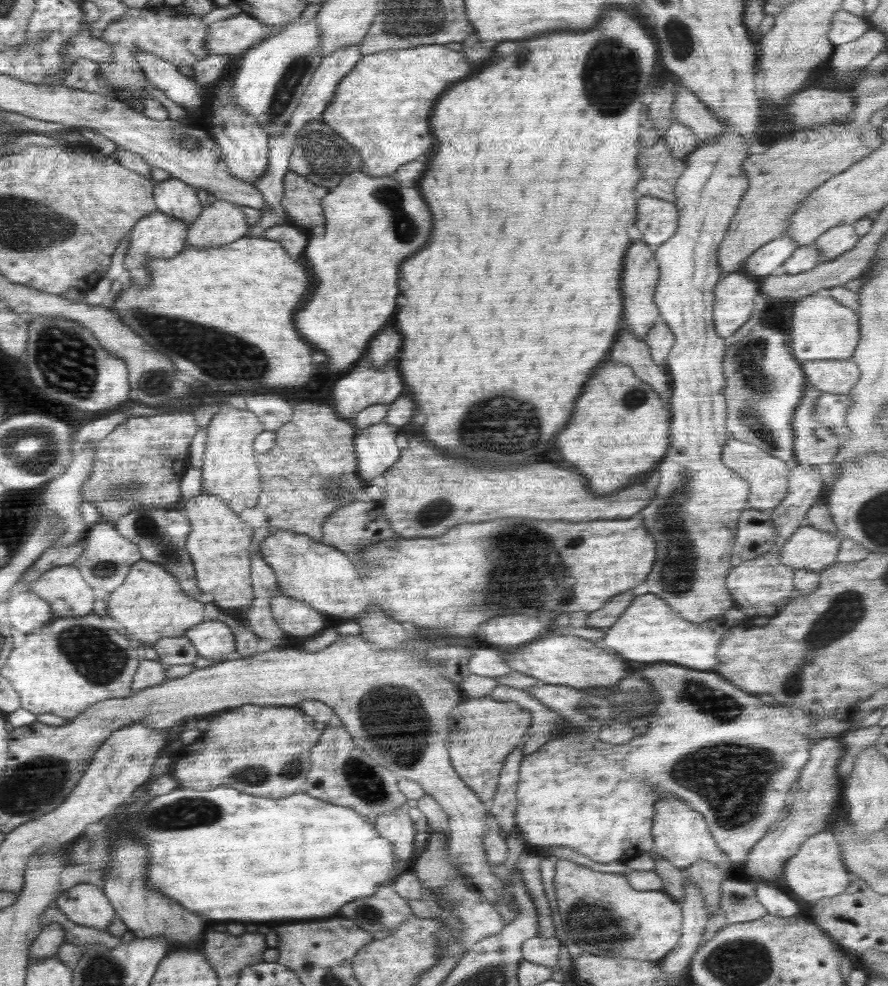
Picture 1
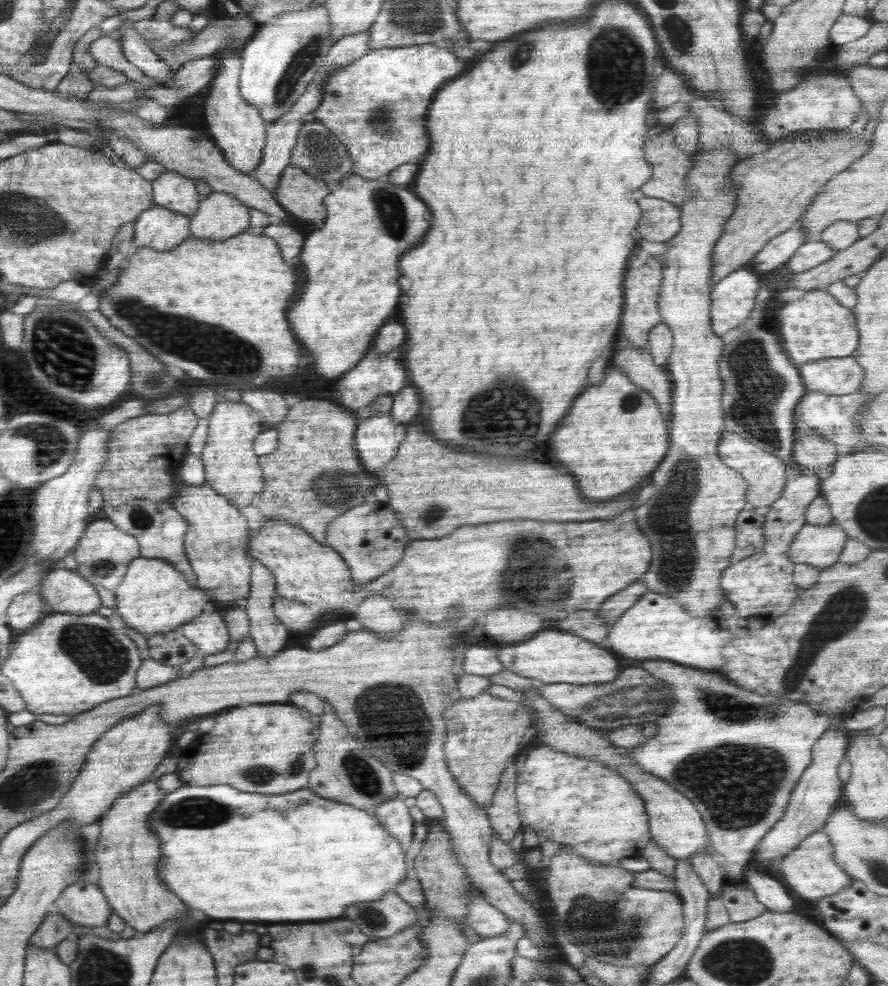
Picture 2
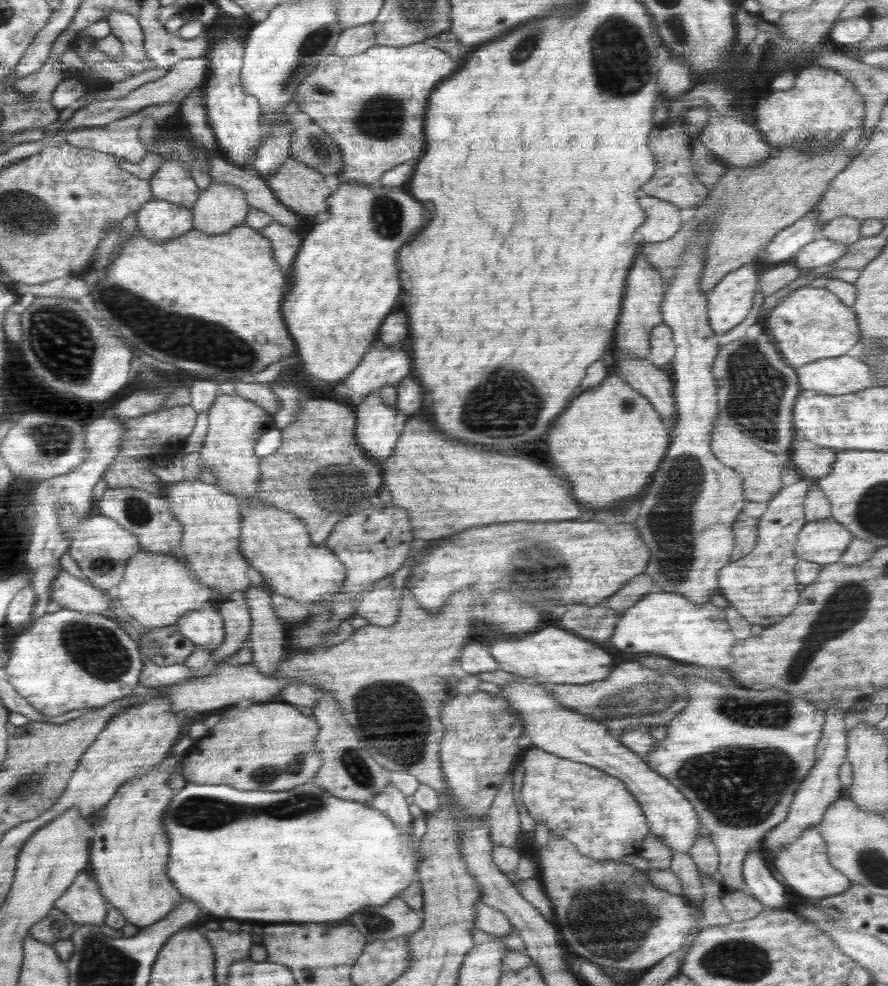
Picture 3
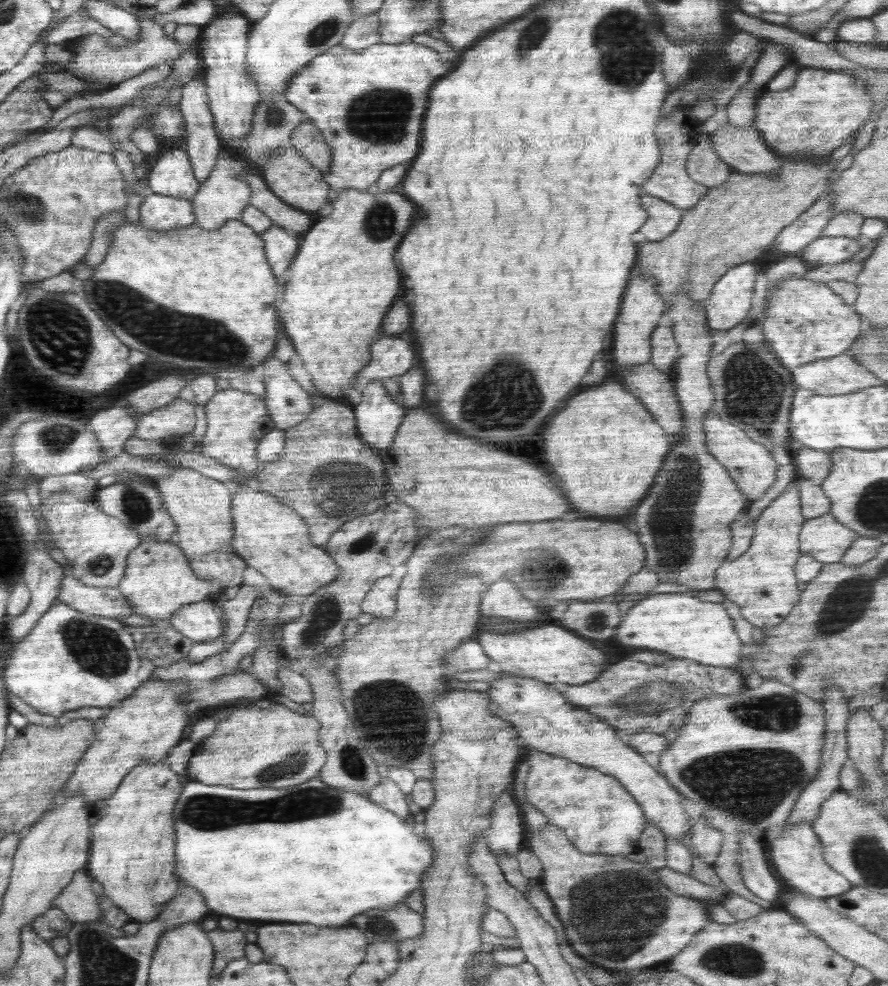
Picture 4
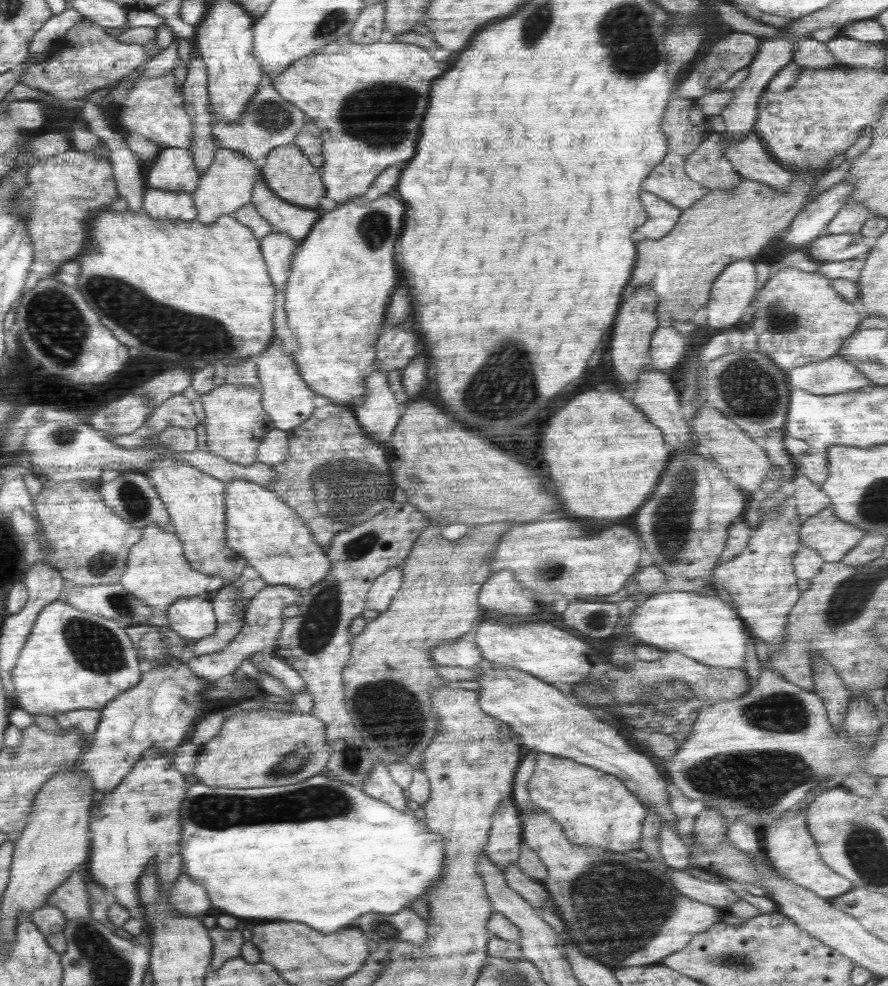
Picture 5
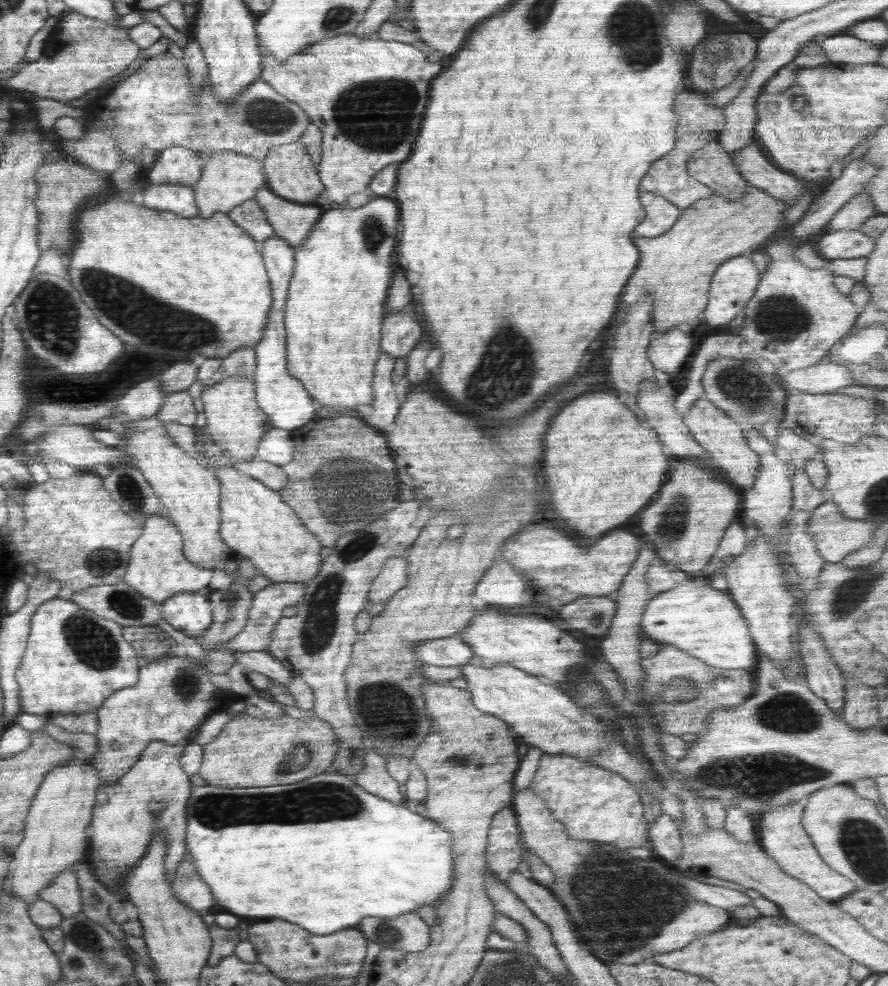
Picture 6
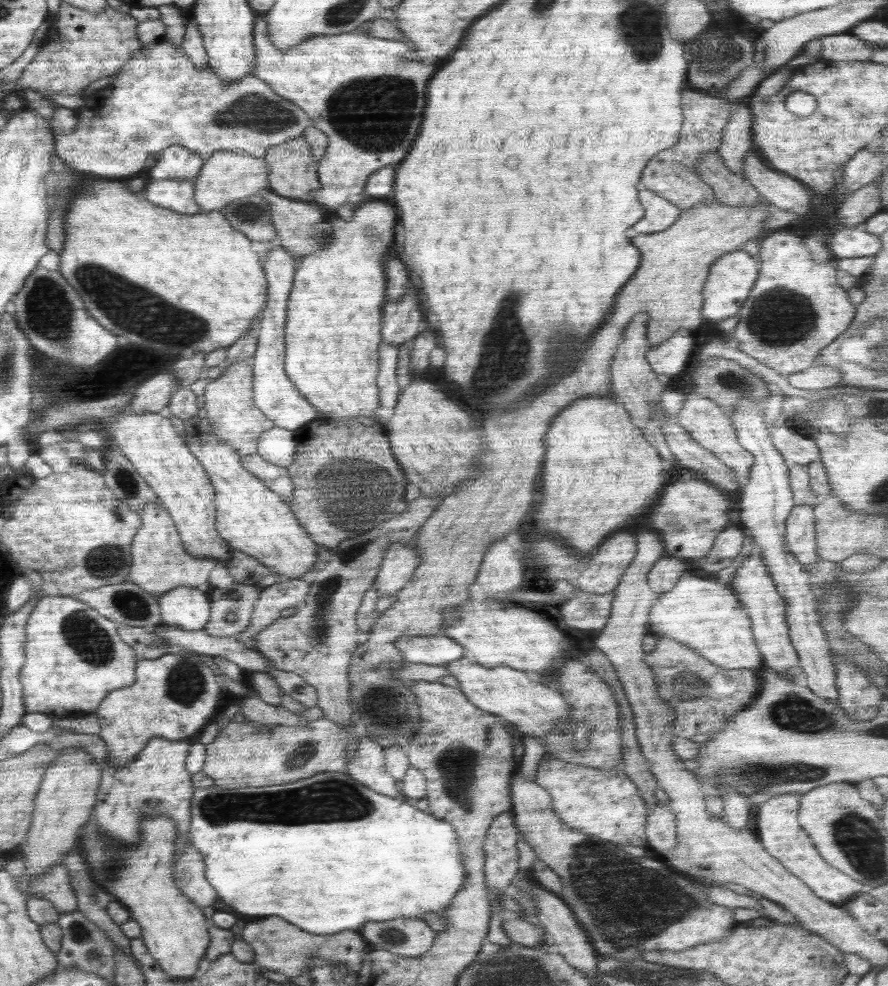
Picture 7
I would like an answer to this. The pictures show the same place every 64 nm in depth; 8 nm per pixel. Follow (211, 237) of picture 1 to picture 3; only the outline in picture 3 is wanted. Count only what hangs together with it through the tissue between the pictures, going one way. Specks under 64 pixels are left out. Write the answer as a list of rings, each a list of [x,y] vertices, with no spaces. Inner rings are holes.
[[[211,180],[191,209],[193,228],[207,236],[227,234],[245,225],[249,208],[244,190]]]

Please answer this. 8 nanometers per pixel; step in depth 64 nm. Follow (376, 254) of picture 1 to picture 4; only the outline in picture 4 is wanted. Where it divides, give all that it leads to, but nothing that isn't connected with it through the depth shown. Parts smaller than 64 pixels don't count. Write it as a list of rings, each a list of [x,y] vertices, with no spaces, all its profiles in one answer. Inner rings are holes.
[[[353,188],[342,189],[338,193],[338,197],[332,201],[332,214],[317,220],[316,224],[312,225],[309,228],[309,231],[301,236],[301,244],[299,247],[299,252],[294,256],[290,269],[288,271],[289,280],[286,282],[286,290],[284,290],[284,300],[280,304],[280,312],[284,316],[284,328],[286,328],[286,334],[292,338],[292,344],[296,346],[296,352],[302,356],[302,362],[304,362],[304,368],[312,374],[312,382],[316,384],[319,392],[328,396],[329,400],[341,400],[344,396],[354,395],[352,387],[352,379],[364,370],[364,367],[368,365],[370,361],[370,353],[372,353],[371,347],[378,341],[380,338],[384,337],[384,332],[380,330],[382,326],[382,314],[390,310],[392,302],[397,295],[404,292],[400,284],[400,272],[396,268],[395,262],[395,253],[397,248],[400,245],[400,242],[404,240],[406,232],[412,228],[412,224],[416,222],[418,218],[418,208],[414,206],[410,199],[402,195],[402,192],[398,190],[384,191],[383,193],[370,194],[368,191],[362,191]]]

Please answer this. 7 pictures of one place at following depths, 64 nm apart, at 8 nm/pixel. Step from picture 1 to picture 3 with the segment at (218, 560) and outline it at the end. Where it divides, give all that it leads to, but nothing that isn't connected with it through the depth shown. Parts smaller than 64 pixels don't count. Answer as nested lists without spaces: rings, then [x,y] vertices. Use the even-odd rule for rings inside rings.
[[[185,477],[180,482],[166,483],[165,498],[174,517],[184,525],[179,547],[197,582],[217,588],[220,591],[218,597],[227,600],[242,595],[249,587],[251,583],[246,572],[251,566],[240,552],[240,500],[226,495],[220,486],[212,486],[212,482],[211,479]]]

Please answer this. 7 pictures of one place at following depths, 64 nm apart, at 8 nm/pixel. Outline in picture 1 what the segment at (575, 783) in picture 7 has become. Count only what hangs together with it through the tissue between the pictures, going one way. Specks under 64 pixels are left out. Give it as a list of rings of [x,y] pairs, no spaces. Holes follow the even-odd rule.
[[[670,663],[670,664],[650,664],[646,668],[642,668],[638,672],[647,684],[651,685],[651,690],[655,693],[655,706],[651,709],[651,712],[644,718],[648,721],[648,730],[646,734],[638,734],[636,737],[630,739],[628,744],[608,744],[598,738],[594,738],[595,733],[591,729],[585,728],[573,728],[564,737],[554,738],[550,742],[544,744],[539,750],[534,753],[528,754],[524,760],[522,760],[520,768],[520,782],[518,782],[518,790],[516,790],[516,800],[518,800],[518,806],[516,806],[516,812],[514,812],[514,818],[516,818],[516,832],[526,845],[528,850],[536,850],[544,852],[548,848],[570,848],[578,854],[584,854],[588,856],[590,860],[594,862],[600,862],[600,864],[606,864],[609,862],[621,861],[628,857],[638,856],[647,851],[651,851],[654,848],[654,839],[652,835],[652,828],[654,825],[654,806],[656,802],[660,800],[662,794],[676,794],[678,800],[690,804],[690,808],[700,812],[703,815],[704,821],[711,831],[711,836],[714,837],[716,845],[728,855],[730,862],[728,875],[740,875],[742,865],[744,864],[750,849],[766,834],[770,829],[776,827],[780,822],[785,808],[787,808],[786,794],[790,790],[790,786],[794,784],[794,780],[799,778],[799,774],[803,770],[803,767],[807,765],[810,754],[809,740],[828,738],[828,736],[838,736],[848,729],[849,723],[845,721],[838,721],[835,719],[816,719],[810,717],[803,711],[790,711],[789,708],[784,708],[781,705],[768,706],[758,695],[752,693],[746,693],[742,689],[738,689],[735,685],[732,685],[718,672],[700,671],[682,665]]]

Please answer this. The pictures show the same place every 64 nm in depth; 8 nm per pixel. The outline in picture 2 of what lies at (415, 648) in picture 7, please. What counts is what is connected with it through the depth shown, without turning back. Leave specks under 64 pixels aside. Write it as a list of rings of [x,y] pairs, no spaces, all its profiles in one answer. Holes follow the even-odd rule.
[[[469,645],[465,650],[463,669],[465,674],[478,674],[478,676],[492,676],[500,674],[505,668],[498,658],[498,648],[482,645]]]

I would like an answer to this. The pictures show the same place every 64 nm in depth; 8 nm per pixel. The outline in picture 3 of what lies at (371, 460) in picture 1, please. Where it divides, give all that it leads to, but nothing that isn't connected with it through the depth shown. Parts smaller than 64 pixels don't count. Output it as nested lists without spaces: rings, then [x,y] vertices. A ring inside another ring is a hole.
[[[376,390],[353,409],[357,416],[355,439],[362,452],[376,463],[392,456],[399,438],[395,428],[398,414],[395,406],[384,404]]]

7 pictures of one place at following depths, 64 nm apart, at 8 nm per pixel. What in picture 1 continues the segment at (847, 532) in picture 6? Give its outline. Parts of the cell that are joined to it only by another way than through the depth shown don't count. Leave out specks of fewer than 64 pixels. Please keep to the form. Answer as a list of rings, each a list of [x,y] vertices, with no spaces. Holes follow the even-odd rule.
[[[804,523],[782,545],[780,561],[793,570],[806,568],[820,573],[836,562],[843,538],[842,533],[834,536]]]

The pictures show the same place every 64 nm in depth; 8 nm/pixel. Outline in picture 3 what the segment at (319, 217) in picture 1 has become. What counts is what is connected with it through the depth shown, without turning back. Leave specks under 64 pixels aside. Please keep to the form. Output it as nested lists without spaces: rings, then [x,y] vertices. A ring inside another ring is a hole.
[[[288,156],[284,164],[274,174],[268,176],[267,185],[285,208],[291,209],[291,212],[303,219],[315,218],[321,212],[325,212],[327,210],[326,199],[333,193],[320,172],[298,162],[294,156]]]

